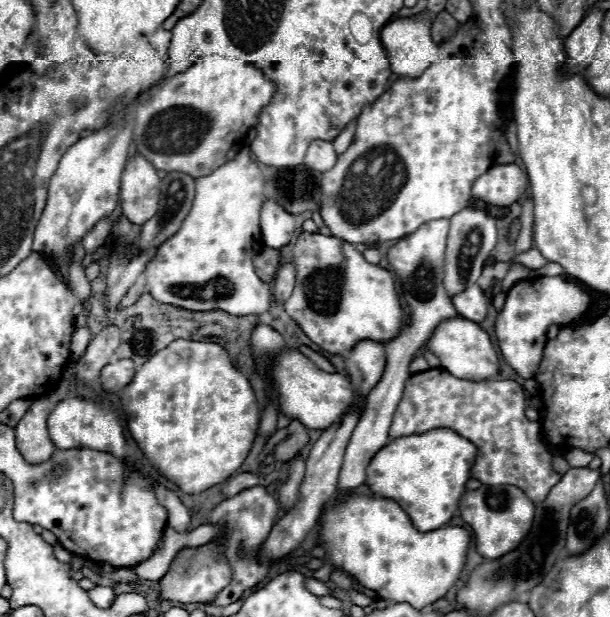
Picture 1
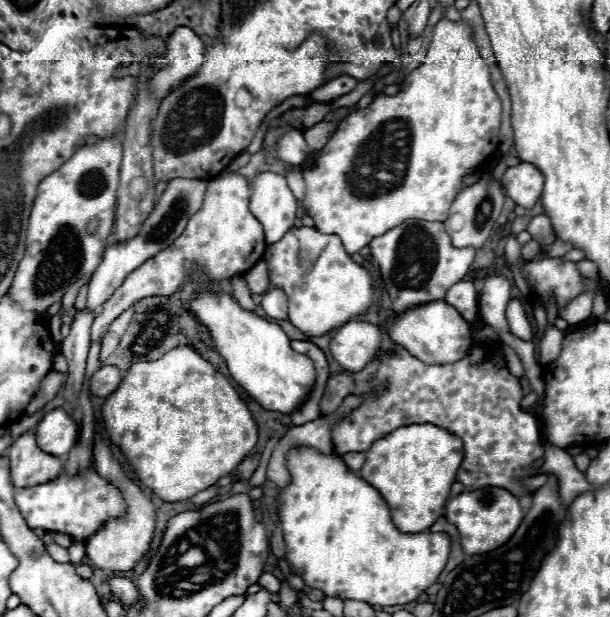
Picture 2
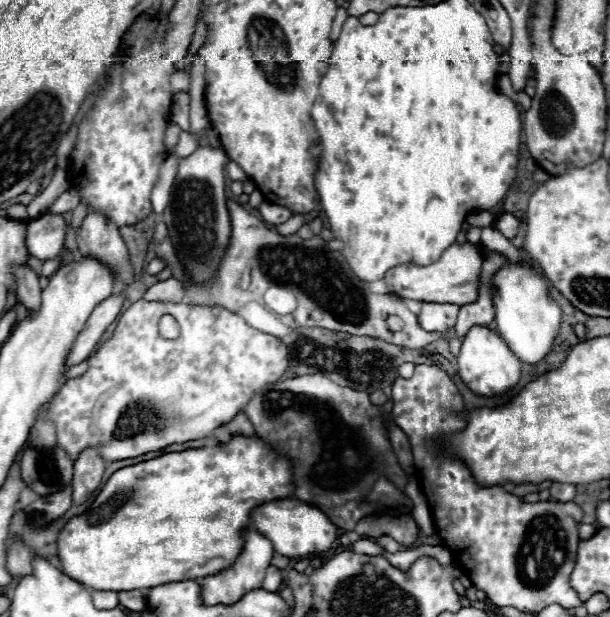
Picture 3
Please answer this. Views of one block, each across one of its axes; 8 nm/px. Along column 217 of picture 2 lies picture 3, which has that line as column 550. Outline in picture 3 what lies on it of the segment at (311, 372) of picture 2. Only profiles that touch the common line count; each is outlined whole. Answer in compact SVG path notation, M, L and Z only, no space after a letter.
M506 262L500 272L492 278L494 292L492 302L496 304L496 332L506 340L510 350L526 364L538 364L550 350L560 330L562 310L548 292L548 282L528 264Z

